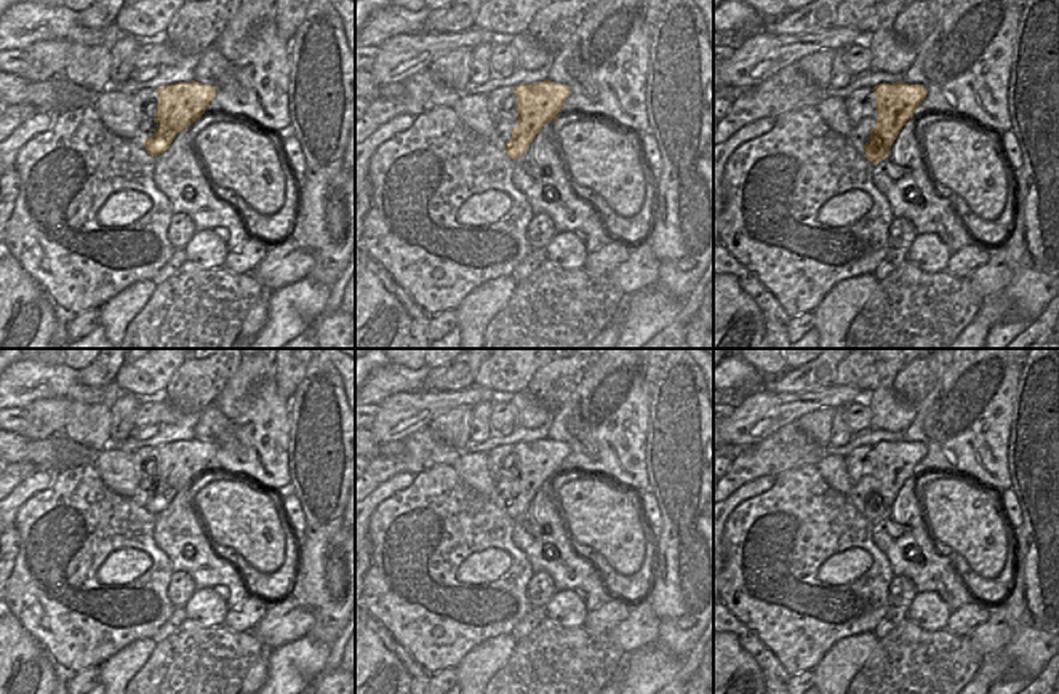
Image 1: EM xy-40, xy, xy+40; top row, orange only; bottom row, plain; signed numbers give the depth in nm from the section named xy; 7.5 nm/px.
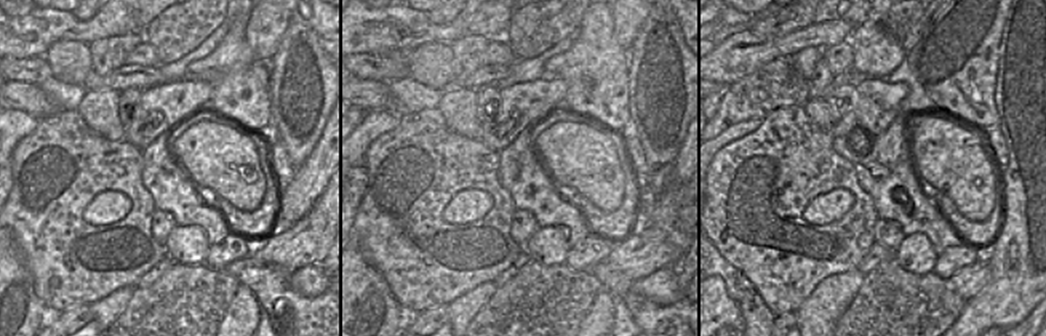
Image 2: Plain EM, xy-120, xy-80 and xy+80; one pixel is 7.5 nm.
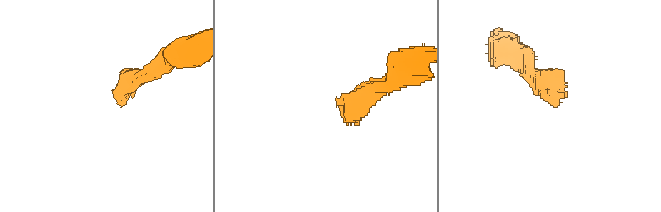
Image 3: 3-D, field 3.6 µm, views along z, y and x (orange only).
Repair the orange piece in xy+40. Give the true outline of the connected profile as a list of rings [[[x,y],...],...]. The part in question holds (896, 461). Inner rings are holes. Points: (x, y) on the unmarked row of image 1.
[[[883,440],[873,448],[875,467],[853,485],[846,499],[872,523],[885,518],[896,494],[915,467],[926,456],[928,448],[923,443],[909,443]]]

